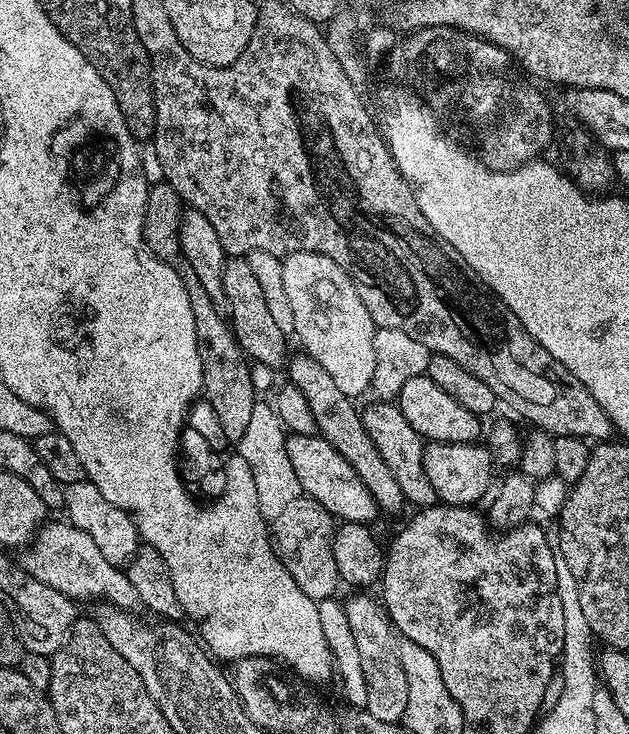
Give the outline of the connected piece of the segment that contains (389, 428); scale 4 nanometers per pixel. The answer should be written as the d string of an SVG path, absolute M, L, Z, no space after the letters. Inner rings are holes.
M375 402L368 409L360 412L361 422L366 434L378 450L386 466L390 468L400 483L402 494L409 505L416 504L417 509L430 508L437 503L434 488L430 486L430 478L426 478L426 470L422 470L422 454L425 441L416 433L414 426L406 422L399 407L392 402Z

